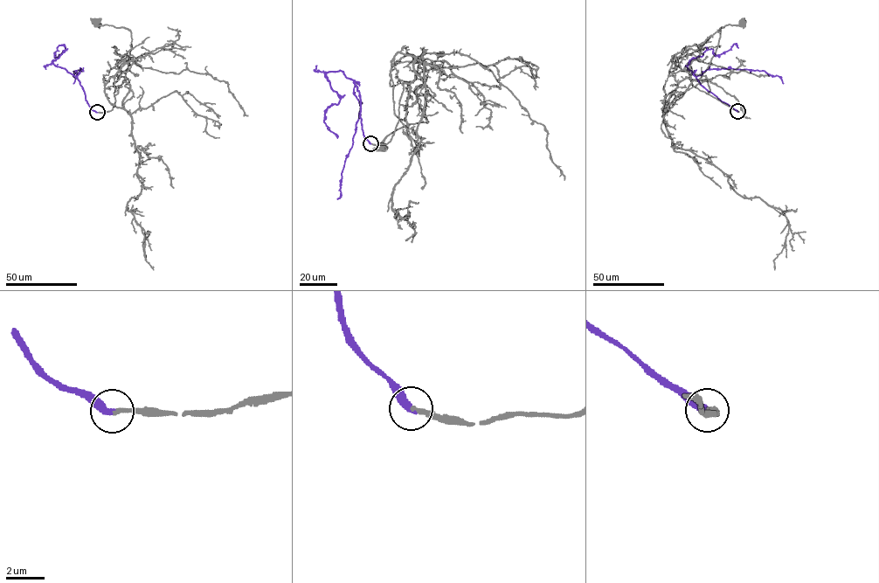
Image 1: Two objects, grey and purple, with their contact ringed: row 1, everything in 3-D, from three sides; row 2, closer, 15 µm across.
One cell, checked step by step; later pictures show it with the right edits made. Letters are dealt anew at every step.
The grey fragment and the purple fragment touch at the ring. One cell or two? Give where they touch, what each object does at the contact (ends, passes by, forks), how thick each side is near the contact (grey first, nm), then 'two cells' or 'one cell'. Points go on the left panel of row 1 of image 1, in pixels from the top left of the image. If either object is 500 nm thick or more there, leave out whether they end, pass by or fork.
at (97, 112); grey ends there; purple ends there; 240 nm thick on the grey side, 400 nm on the other; one cell

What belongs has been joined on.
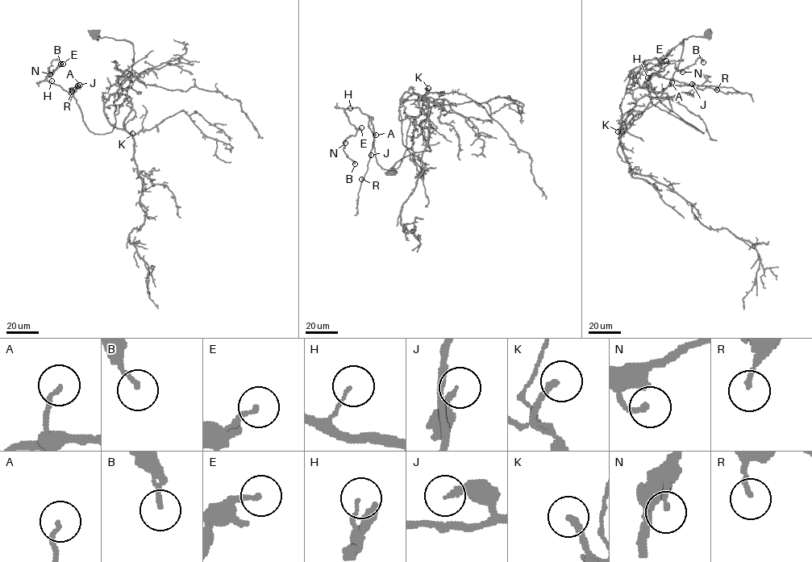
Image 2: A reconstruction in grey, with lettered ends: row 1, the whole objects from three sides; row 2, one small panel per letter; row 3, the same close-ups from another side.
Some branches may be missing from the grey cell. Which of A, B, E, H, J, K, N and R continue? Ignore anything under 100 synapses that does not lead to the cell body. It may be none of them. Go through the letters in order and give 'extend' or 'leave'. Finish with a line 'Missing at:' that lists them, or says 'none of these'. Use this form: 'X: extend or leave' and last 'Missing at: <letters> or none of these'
A: leave
B: leave
E: leave
H: leave
J: leave
K: extend
N: leave
R: leave
Missing at: K

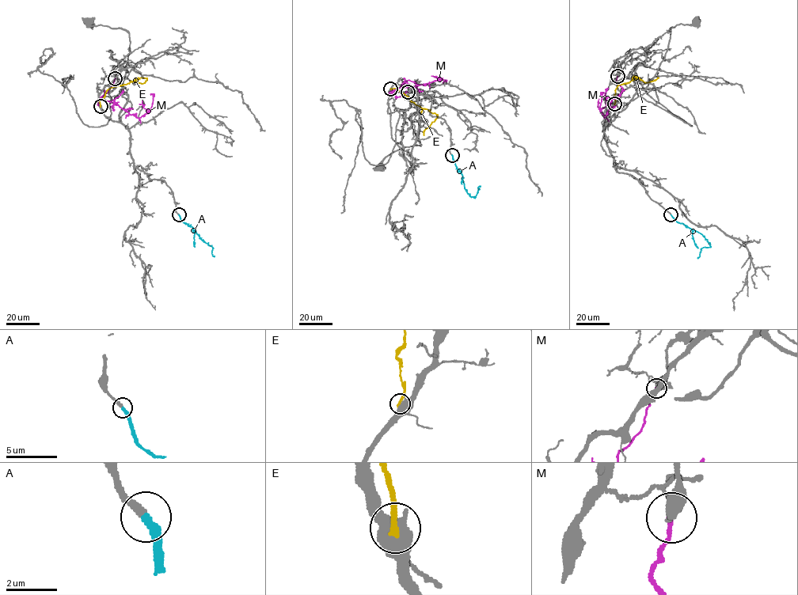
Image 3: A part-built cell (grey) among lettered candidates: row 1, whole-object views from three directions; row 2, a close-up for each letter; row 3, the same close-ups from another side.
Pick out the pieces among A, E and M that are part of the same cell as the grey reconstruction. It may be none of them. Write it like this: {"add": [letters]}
{"add": ["A"]}

